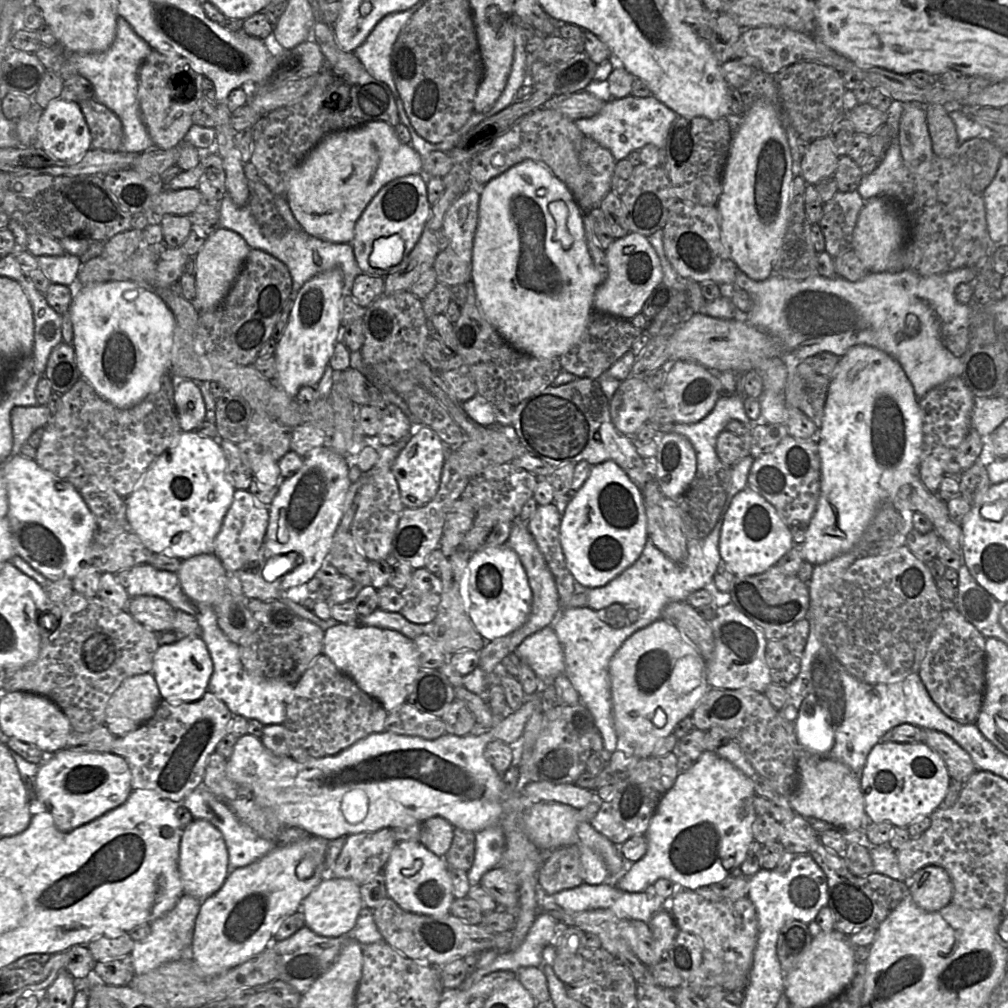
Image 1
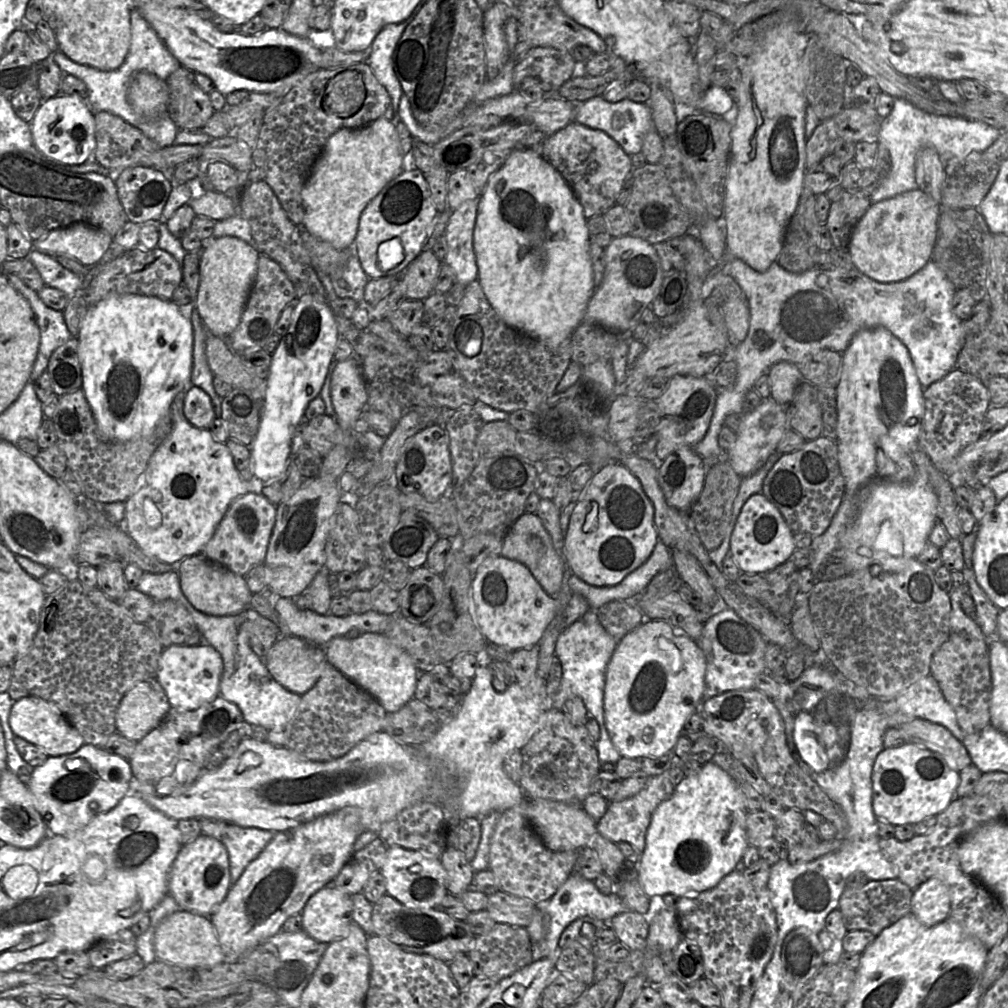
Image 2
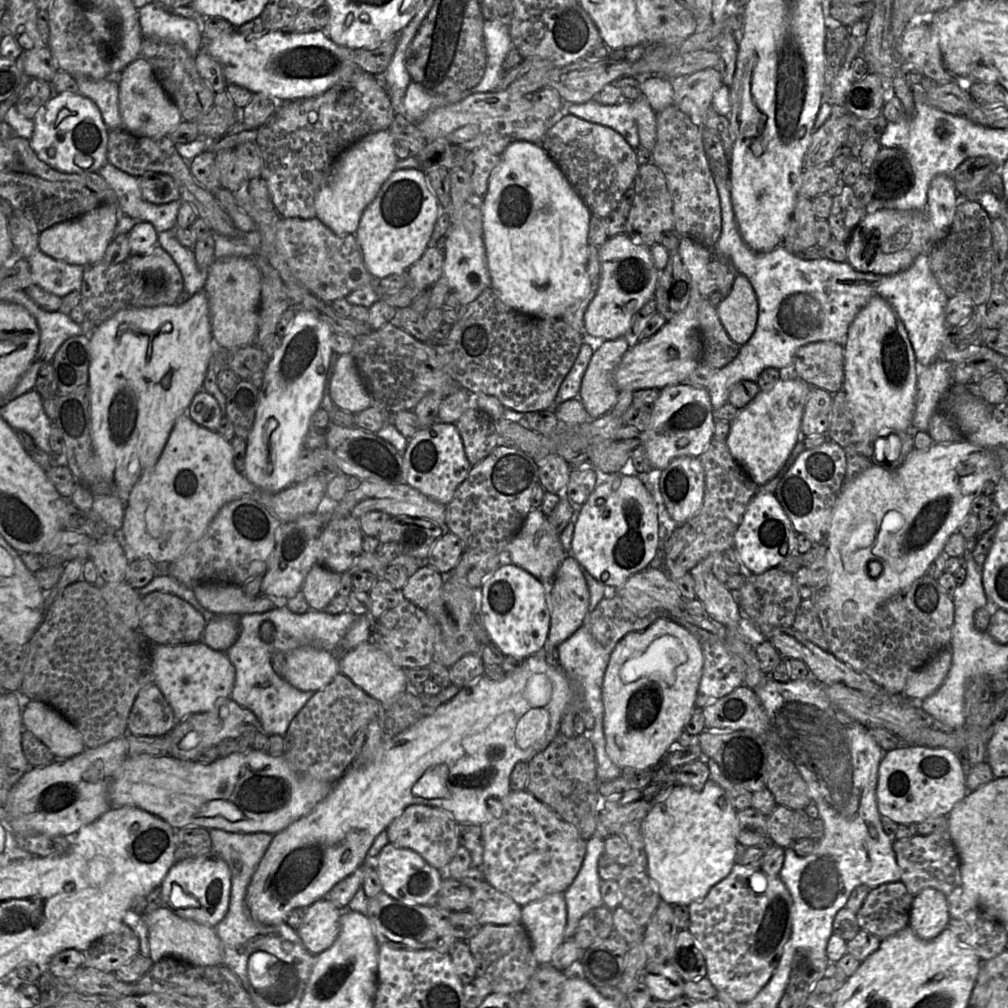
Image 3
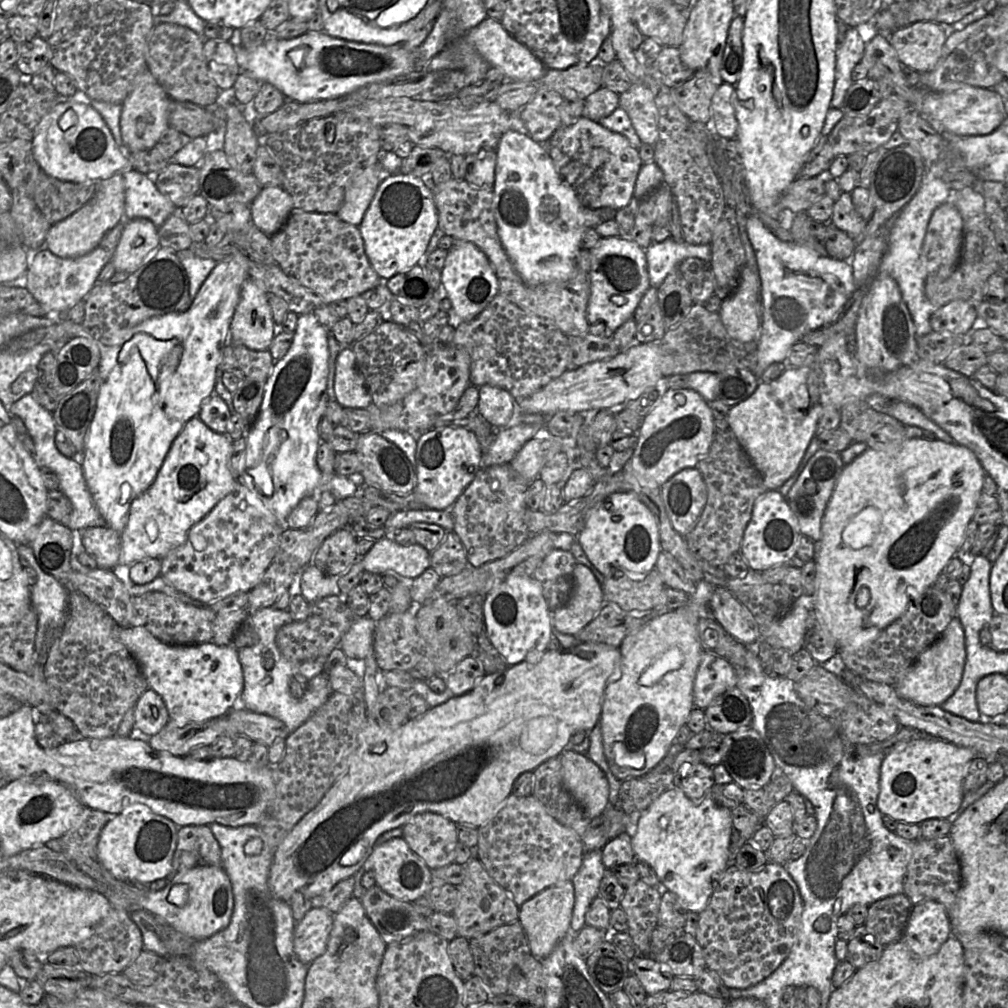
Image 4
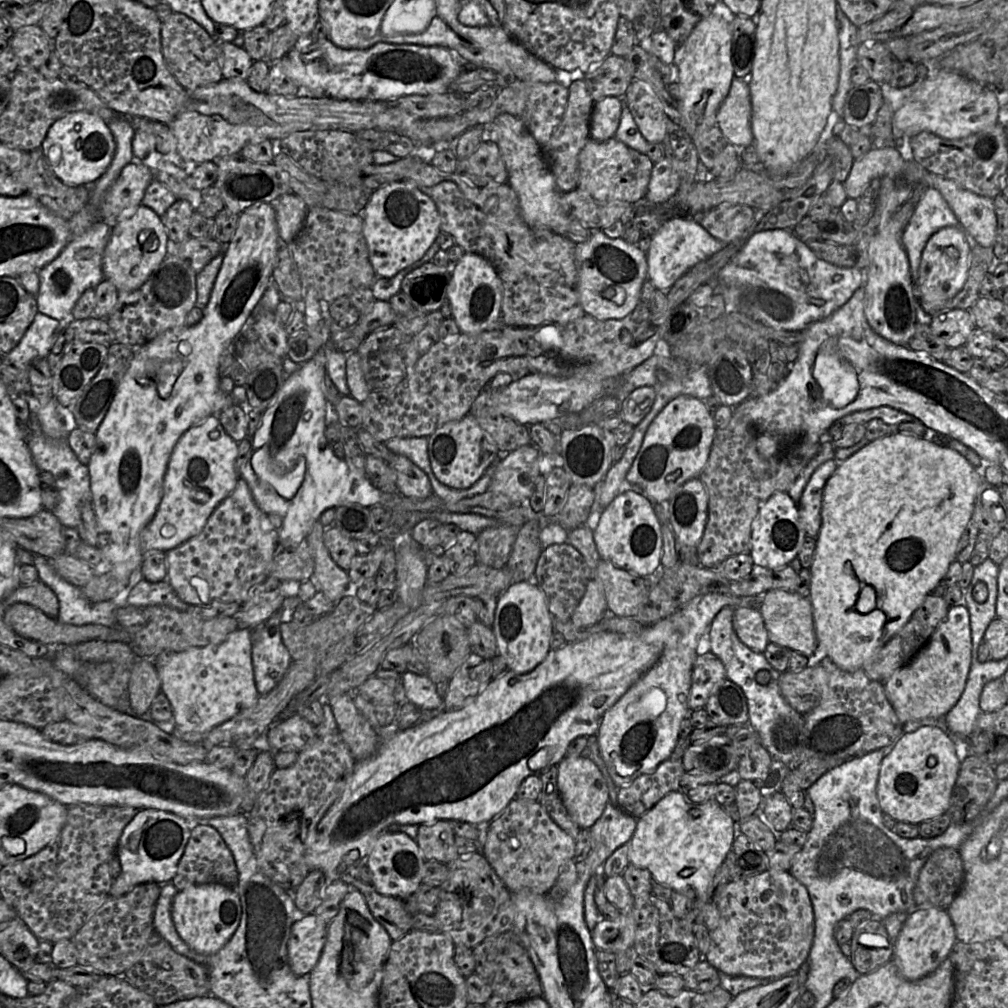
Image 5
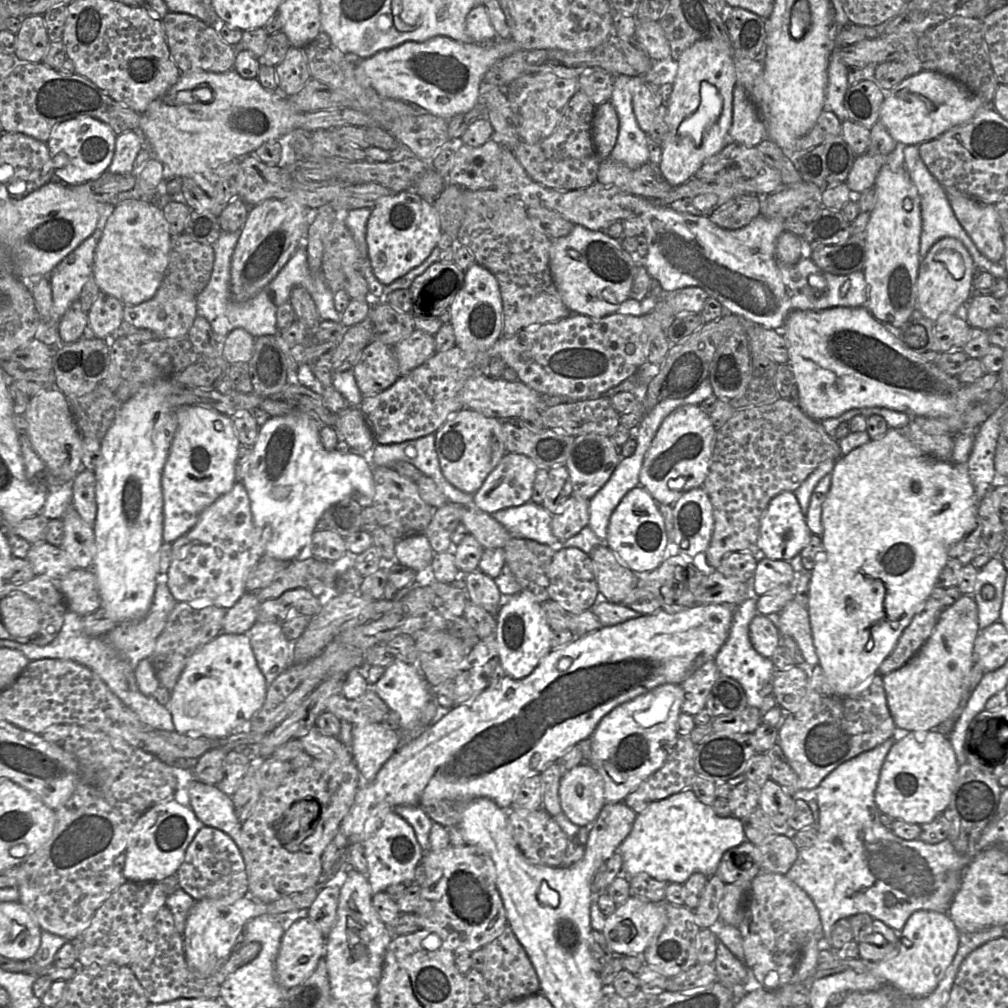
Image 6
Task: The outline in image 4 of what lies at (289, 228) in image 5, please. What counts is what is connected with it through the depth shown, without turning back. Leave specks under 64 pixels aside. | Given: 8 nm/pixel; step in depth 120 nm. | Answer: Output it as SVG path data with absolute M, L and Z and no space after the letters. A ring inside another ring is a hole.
M265 186L249 205L253 224L264 234L278 232L293 210L290 194L282 187Z

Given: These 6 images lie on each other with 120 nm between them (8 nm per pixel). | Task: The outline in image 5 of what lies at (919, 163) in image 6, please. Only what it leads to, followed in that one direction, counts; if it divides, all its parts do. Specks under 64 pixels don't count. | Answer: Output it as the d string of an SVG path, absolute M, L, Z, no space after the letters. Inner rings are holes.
M927 188L900 236L915 287L922 253L930 237L942 228L959 226L959 220L942 194Z

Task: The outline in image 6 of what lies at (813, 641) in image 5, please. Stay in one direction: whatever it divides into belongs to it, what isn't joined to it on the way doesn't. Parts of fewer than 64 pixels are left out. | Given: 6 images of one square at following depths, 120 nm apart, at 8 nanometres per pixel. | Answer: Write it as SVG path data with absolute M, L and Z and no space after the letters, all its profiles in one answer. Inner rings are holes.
M791 600L779 613L767 617L777 627L780 636L788 635L795 640L807 668L819 664L819 658L813 644L807 607L800 605L795 600Z

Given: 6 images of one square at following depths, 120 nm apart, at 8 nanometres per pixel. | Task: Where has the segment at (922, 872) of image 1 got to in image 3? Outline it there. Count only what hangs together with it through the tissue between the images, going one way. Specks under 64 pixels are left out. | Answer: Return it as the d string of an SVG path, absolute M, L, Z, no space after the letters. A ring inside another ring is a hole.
M926 888L914 896L909 926L923 940L937 937L949 924L949 908L945 895Z

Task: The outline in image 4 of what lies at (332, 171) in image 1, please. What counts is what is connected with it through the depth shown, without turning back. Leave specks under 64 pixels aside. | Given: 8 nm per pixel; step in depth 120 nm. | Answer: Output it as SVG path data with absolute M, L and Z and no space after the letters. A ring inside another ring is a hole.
M379 162L364 167L346 190L344 201L337 216L350 224L359 226L381 181L389 175Z

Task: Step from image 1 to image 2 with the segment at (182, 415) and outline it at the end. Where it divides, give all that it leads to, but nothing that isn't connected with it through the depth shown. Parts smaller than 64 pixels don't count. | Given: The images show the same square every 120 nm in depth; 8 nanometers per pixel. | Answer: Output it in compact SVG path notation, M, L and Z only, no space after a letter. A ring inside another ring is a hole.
M191 385L186 392L184 414L193 426L200 429L209 429L216 418L210 396L195 385Z

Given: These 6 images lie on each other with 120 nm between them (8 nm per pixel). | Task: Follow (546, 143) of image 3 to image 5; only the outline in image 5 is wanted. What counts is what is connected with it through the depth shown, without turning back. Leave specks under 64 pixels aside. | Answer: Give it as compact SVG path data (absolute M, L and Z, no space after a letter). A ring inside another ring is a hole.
M612 137L606 141L587 141L579 154L578 187L600 201L621 200L636 203L646 194L653 168L652 161L623 142Z

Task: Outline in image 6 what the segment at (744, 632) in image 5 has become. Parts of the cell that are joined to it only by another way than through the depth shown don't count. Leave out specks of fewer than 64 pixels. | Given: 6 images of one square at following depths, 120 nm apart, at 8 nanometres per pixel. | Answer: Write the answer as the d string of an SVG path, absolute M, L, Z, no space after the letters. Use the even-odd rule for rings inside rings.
M756 614L749 624L749 638L753 648L770 659L780 644L780 632L769 617Z

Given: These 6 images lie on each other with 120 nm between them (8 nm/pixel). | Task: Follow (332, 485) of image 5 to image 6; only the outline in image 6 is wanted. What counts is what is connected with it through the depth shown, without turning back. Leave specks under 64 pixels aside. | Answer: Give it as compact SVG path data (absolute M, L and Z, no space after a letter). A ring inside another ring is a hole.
M300 411L270 417L260 426L251 456L242 468L241 482L250 499L253 522L263 530L265 554L278 560L291 562L306 553L317 521L331 505L353 497L364 508L371 505L374 497L371 462L355 452L341 454L324 449L319 436L320 428L316 420Z

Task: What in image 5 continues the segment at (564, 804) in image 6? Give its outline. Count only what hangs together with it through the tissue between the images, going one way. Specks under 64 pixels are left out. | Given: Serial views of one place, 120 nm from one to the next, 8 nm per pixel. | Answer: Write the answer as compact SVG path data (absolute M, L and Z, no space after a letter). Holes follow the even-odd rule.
M565 756L558 764L558 788L563 804L581 828L590 828L601 816L609 802L609 790L606 781L597 765L587 757Z

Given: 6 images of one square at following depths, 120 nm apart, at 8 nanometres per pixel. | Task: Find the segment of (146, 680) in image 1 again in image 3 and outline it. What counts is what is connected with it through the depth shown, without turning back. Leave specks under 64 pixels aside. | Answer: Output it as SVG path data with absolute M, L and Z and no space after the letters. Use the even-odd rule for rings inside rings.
M152 682L135 698L127 719L127 732L134 736L162 736L168 734L176 723L172 708Z

